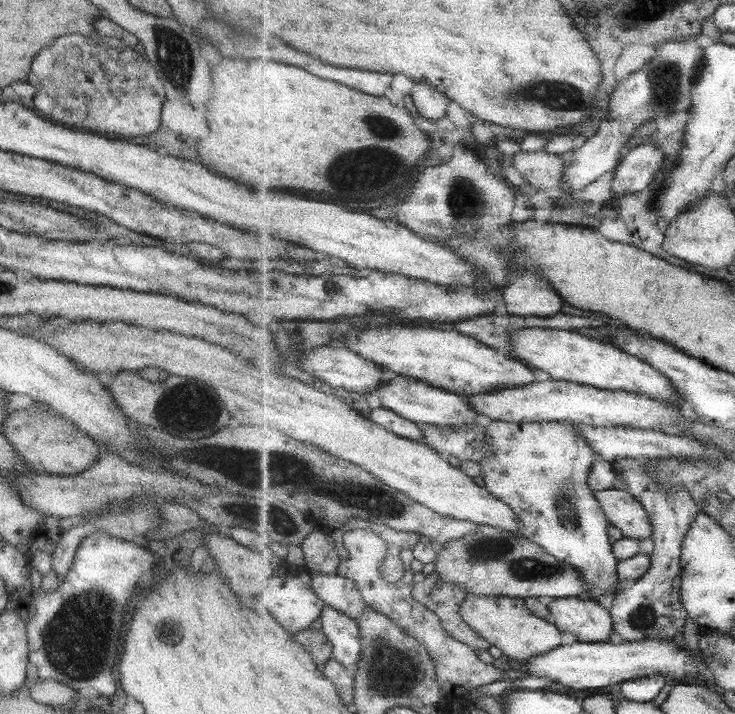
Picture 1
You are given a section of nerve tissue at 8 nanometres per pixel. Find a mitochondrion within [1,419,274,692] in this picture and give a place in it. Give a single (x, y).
(76, 643)

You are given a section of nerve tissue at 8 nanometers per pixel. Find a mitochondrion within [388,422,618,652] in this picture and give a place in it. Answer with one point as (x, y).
(526, 569)

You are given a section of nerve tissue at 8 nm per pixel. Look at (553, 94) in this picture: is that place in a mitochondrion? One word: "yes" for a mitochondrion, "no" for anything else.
yes

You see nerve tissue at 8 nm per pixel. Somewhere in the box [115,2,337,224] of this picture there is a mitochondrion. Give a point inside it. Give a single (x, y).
(176, 56)

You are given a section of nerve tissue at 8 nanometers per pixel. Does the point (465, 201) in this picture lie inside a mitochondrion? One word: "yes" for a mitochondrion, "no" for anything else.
yes

